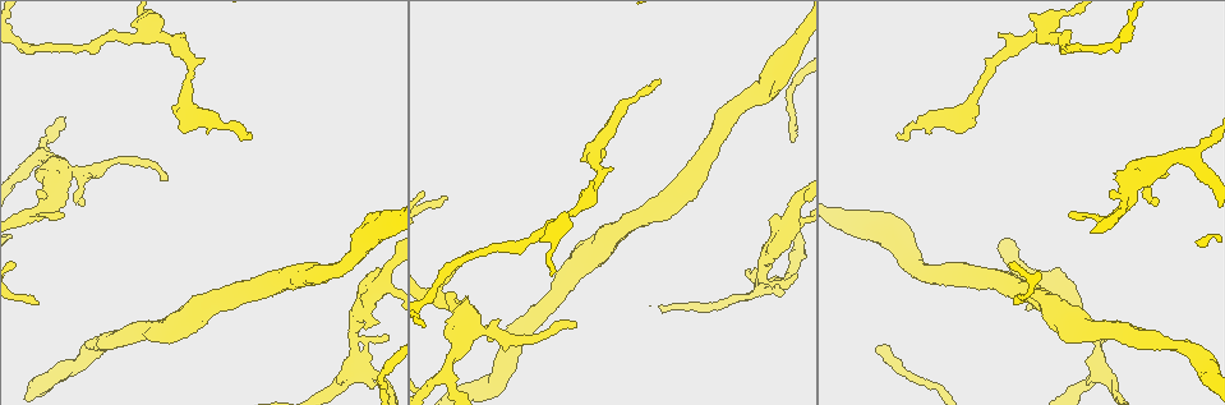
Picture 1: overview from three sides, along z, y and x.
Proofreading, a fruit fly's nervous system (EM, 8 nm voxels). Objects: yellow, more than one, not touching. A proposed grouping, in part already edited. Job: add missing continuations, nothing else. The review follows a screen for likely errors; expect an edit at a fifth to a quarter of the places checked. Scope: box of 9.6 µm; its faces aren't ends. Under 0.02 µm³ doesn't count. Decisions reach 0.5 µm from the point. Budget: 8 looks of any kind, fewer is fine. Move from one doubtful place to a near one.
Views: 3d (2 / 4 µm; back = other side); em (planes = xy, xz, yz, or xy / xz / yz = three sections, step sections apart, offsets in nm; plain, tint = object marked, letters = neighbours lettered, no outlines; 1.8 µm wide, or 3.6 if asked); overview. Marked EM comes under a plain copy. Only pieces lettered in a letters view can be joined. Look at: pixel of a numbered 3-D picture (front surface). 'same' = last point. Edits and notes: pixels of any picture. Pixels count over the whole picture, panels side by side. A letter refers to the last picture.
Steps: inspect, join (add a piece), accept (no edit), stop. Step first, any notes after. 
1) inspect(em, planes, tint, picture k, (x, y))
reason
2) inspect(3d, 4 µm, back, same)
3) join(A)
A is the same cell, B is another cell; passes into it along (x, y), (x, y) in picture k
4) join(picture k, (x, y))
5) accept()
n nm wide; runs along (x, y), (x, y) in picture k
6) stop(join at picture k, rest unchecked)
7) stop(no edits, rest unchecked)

inspect(em, 3.6 µm, planes, letters, picture 1, (380, 287))
three arms meet

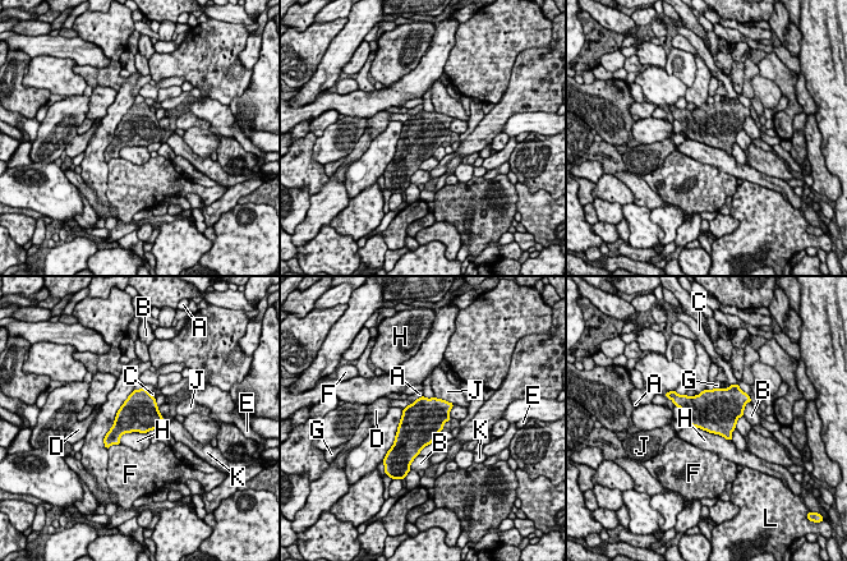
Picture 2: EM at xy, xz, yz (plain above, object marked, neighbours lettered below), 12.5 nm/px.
accept()
480 nm wide; A, B, C, D, E, F, G, H, J, K and L are other cells; border along (689, 424), (719, 433), (731, 441) in picture 2; none of them fits

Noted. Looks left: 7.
inspect(3d, 4 µm, picture 1, (1086, 382))
an open end

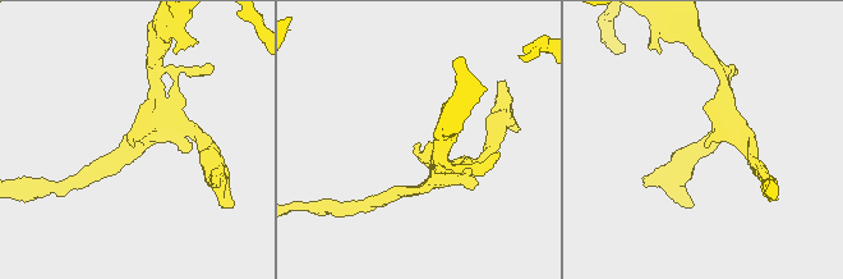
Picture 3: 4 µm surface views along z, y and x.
inspect(em, planes, letters, picture 3, (133, 147))
shape alone is not enough

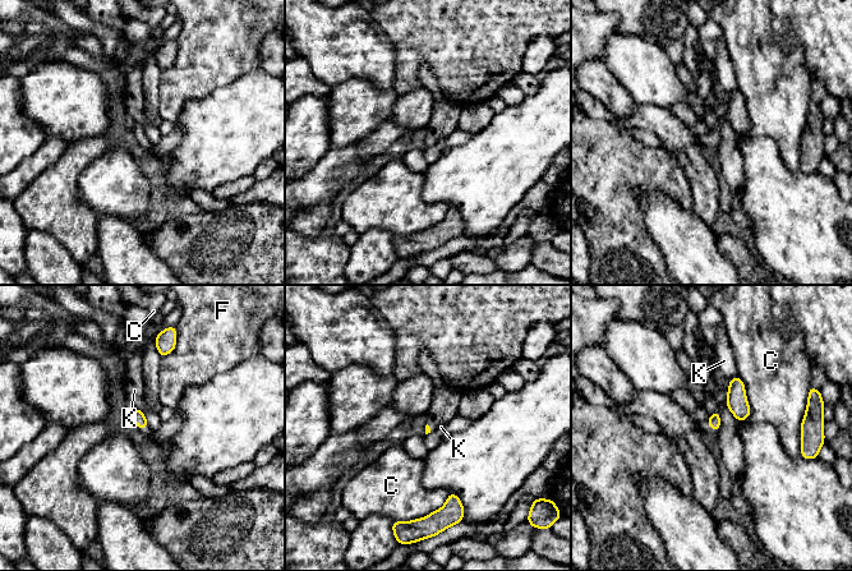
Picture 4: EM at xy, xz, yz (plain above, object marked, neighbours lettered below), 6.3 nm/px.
accept()
C, F and K are other cells; border along (132, 406), (143, 414), (148, 426) in picture 4; no lettered piece goes on from it

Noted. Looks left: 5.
inspect(3d, 2 µm, picture 1, (147, 30))
two arms in line, one across

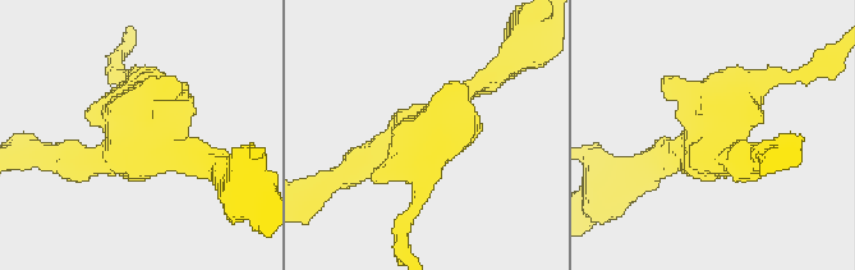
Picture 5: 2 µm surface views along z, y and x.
inspect(em, planes, tint, picture 5, (709, 139))
3 arms

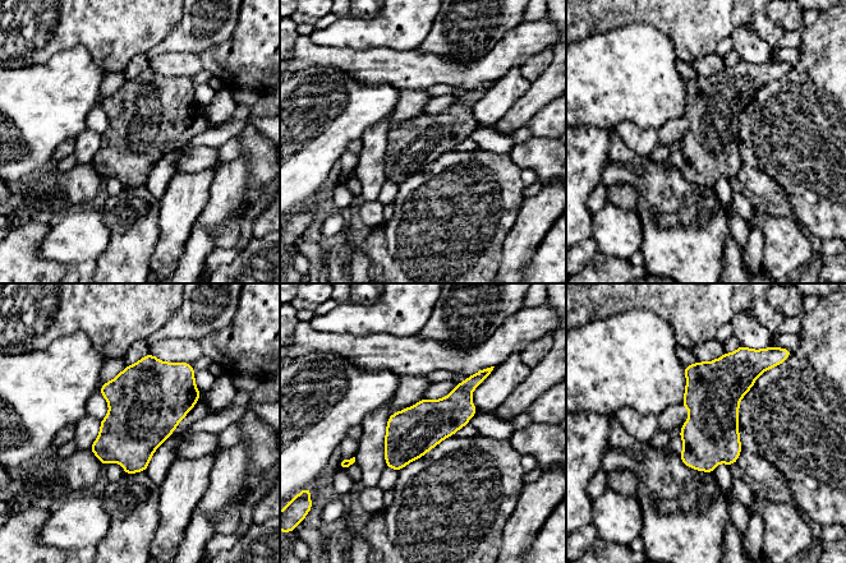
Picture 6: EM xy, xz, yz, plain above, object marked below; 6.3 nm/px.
inspect(em, planes, letters, same)
see the neighbours

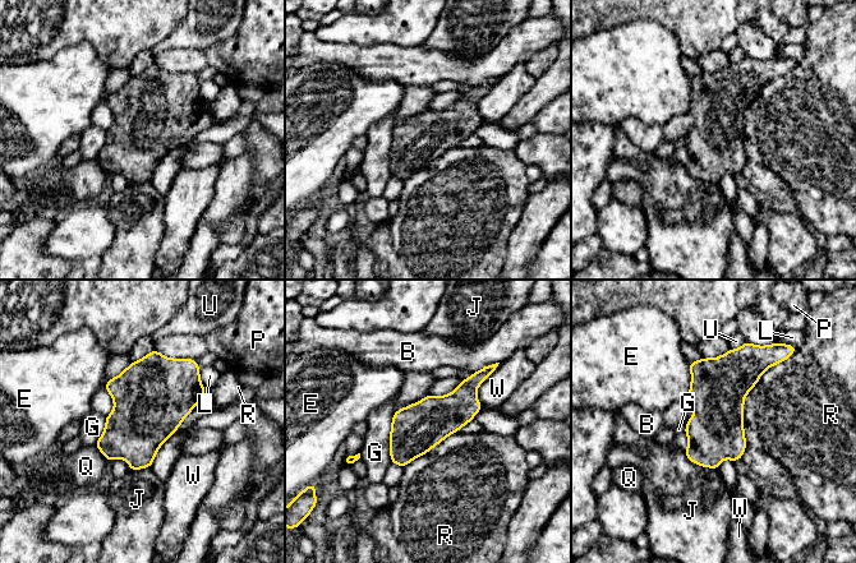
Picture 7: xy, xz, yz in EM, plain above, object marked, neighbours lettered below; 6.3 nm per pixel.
accept()
300 nm wide; B, E, G, J, L, P, Q, R, U and W are other cells; runs along (486, 373), (394, 458) in picture 7; no lettered piece goes on from it

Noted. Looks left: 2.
stop(no edits, rest unchecked)

